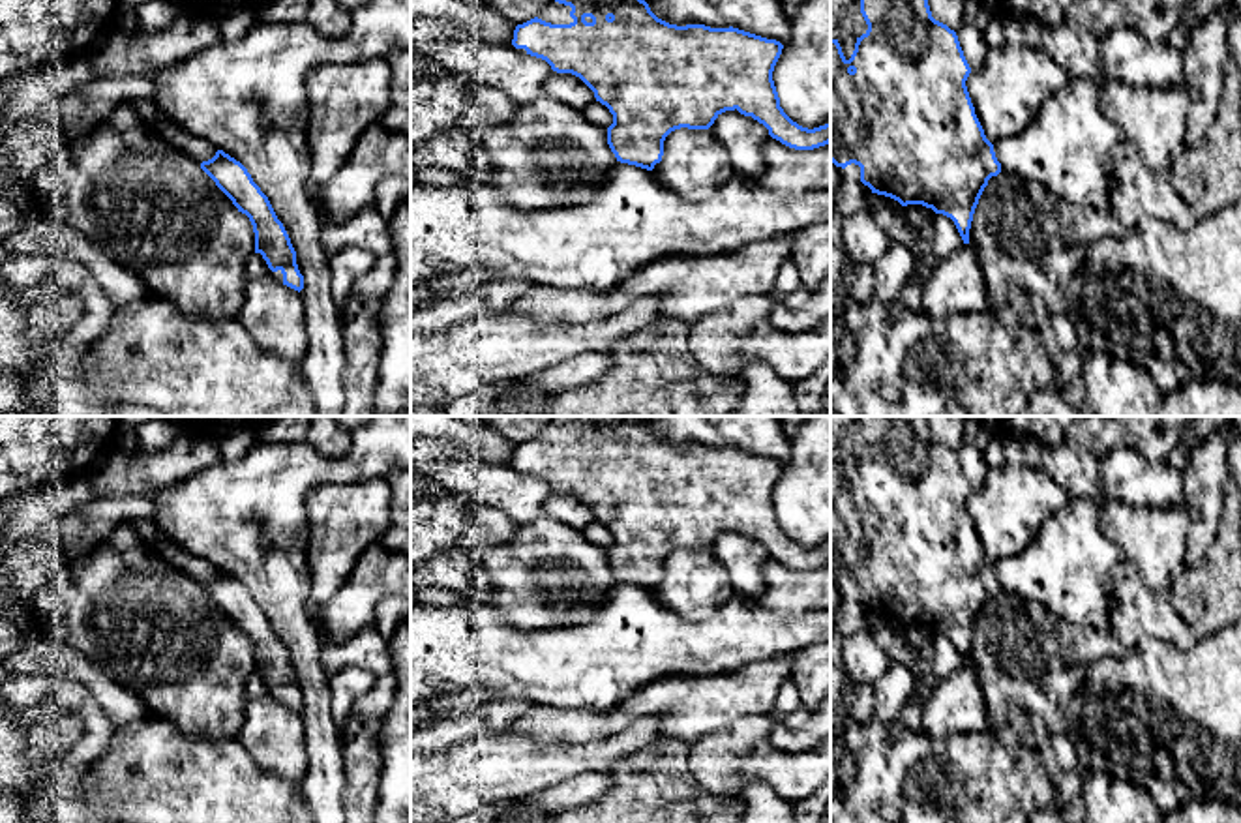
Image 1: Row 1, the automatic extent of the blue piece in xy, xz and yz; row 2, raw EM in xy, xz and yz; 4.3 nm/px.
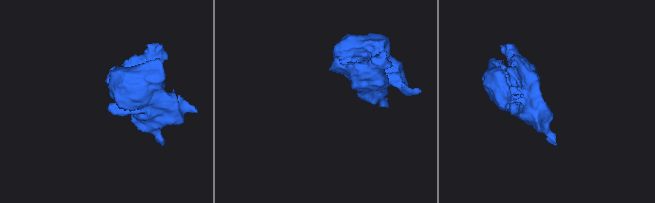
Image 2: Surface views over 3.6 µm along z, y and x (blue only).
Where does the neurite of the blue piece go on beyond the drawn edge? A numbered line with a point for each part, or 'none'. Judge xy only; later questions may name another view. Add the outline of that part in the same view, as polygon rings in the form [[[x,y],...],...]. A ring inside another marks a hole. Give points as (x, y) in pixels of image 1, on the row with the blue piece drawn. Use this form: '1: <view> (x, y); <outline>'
none

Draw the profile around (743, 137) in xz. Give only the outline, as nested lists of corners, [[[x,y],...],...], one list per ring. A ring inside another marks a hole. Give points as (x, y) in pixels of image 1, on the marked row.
[[[725,111],[718,114],[709,131],[727,152],[735,172],[748,176],[763,172],[763,144],[770,139],[769,129],[763,124],[752,116]]]

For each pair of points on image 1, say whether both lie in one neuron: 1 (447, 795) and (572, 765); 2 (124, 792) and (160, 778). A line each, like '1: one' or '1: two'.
1: one
2: one

